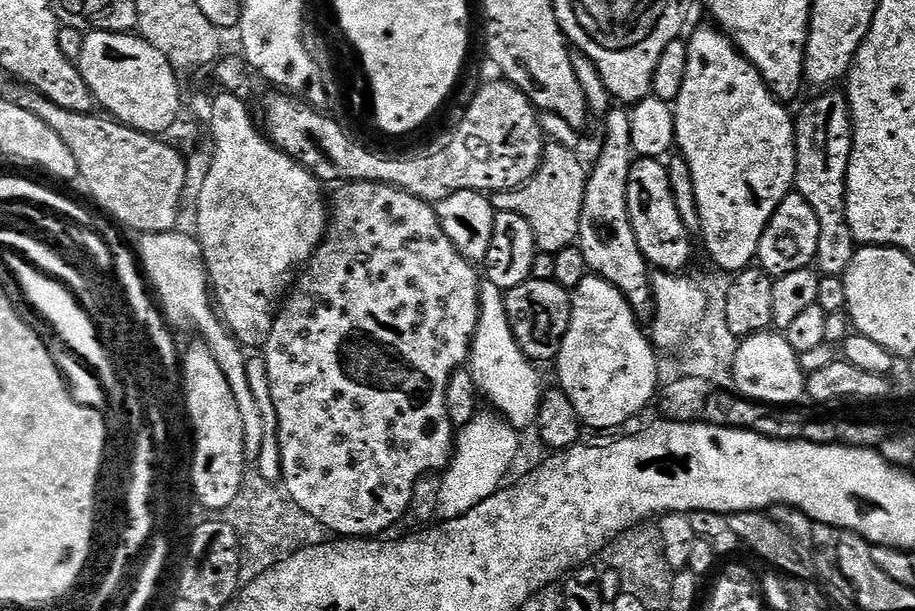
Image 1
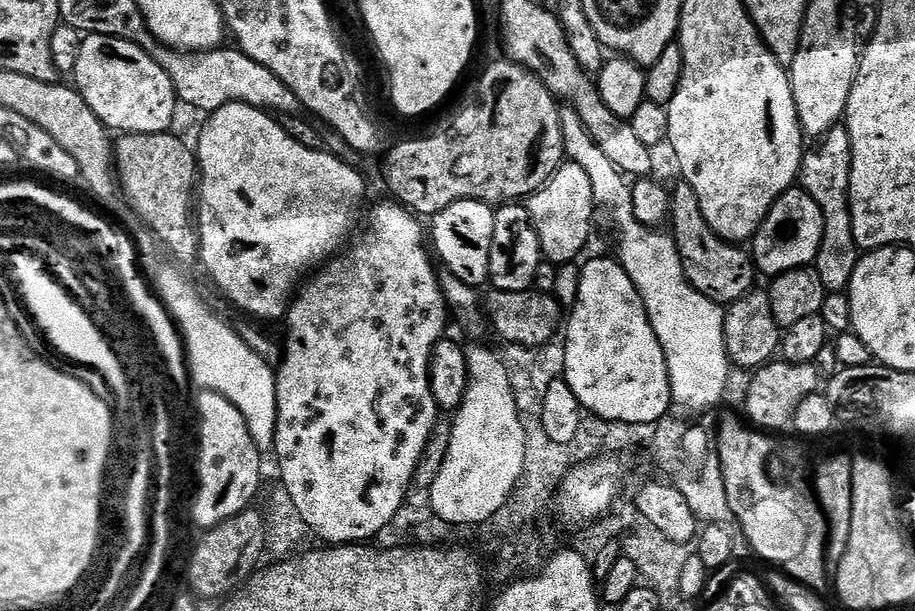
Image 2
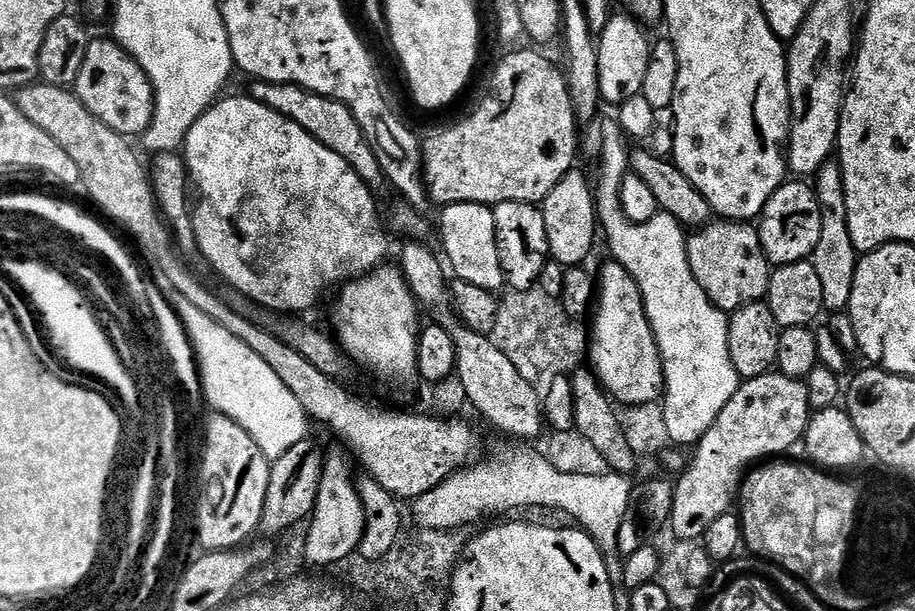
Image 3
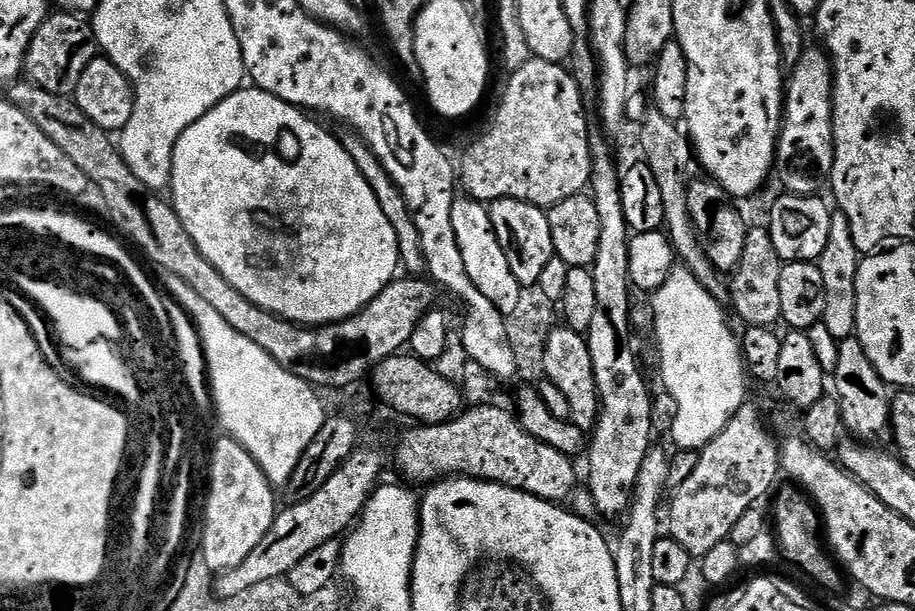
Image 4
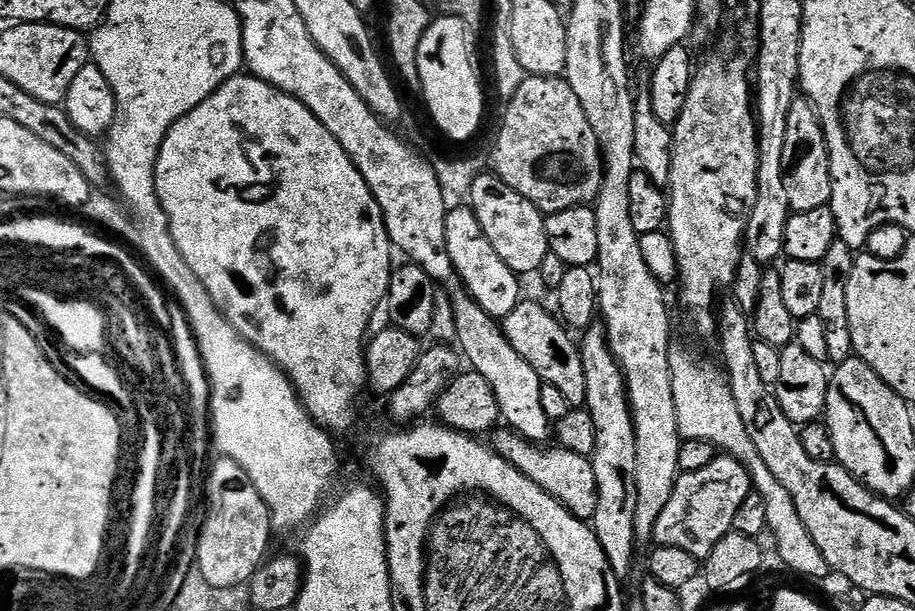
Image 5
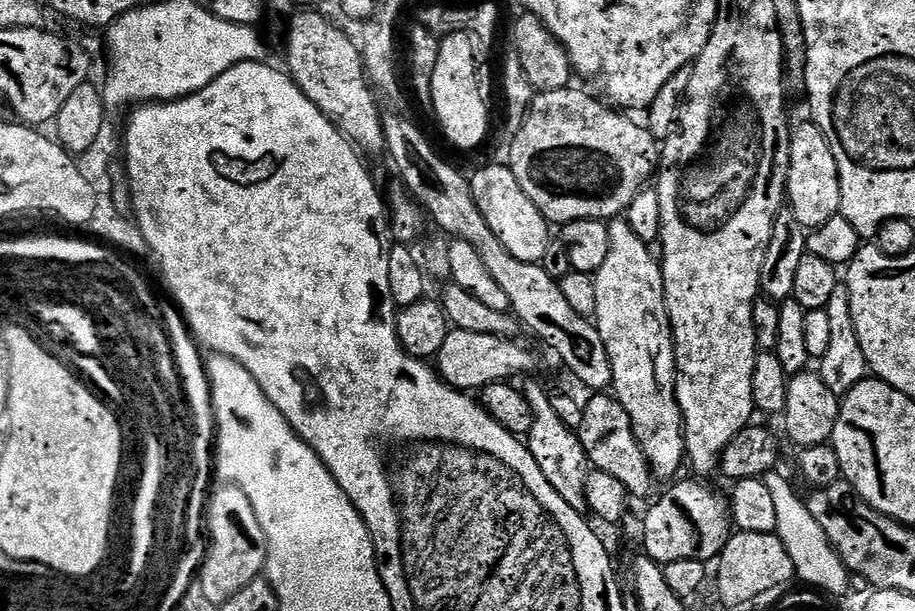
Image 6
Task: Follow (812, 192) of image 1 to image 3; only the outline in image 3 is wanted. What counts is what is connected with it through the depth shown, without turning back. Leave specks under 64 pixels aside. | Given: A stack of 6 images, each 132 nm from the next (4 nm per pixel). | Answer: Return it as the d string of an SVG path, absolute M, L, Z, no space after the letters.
M829 162L820 167L814 177L816 201L820 204L820 213L824 219L822 238L813 250L810 261L817 268L822 280L822 298L829 313L843 313L850 302L854 286L854 274L858 263L858 253L848 233L848 215L844 201L844 179L840 173L839 163Z

